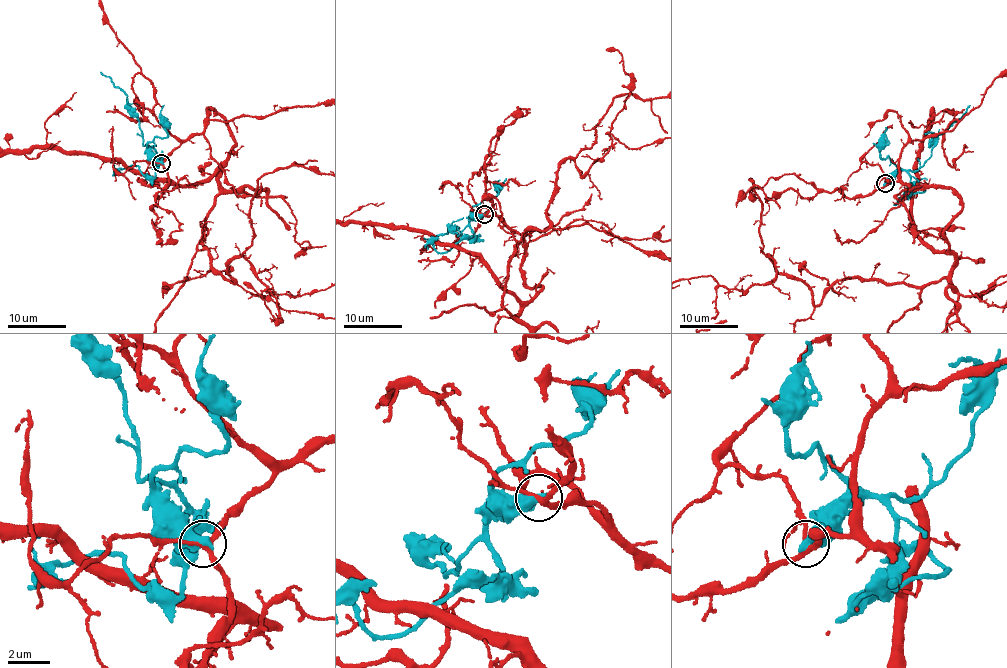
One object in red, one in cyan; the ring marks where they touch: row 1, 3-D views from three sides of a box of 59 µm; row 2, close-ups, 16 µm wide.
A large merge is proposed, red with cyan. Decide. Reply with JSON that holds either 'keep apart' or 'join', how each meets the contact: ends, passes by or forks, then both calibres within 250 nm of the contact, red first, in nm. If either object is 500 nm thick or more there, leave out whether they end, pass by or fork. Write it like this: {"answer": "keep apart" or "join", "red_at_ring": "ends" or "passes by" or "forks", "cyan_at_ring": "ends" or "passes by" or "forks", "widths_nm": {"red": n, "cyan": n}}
{"answer": "keep apart", "widths_nm": {"red": 240, "cyan": 550}}

